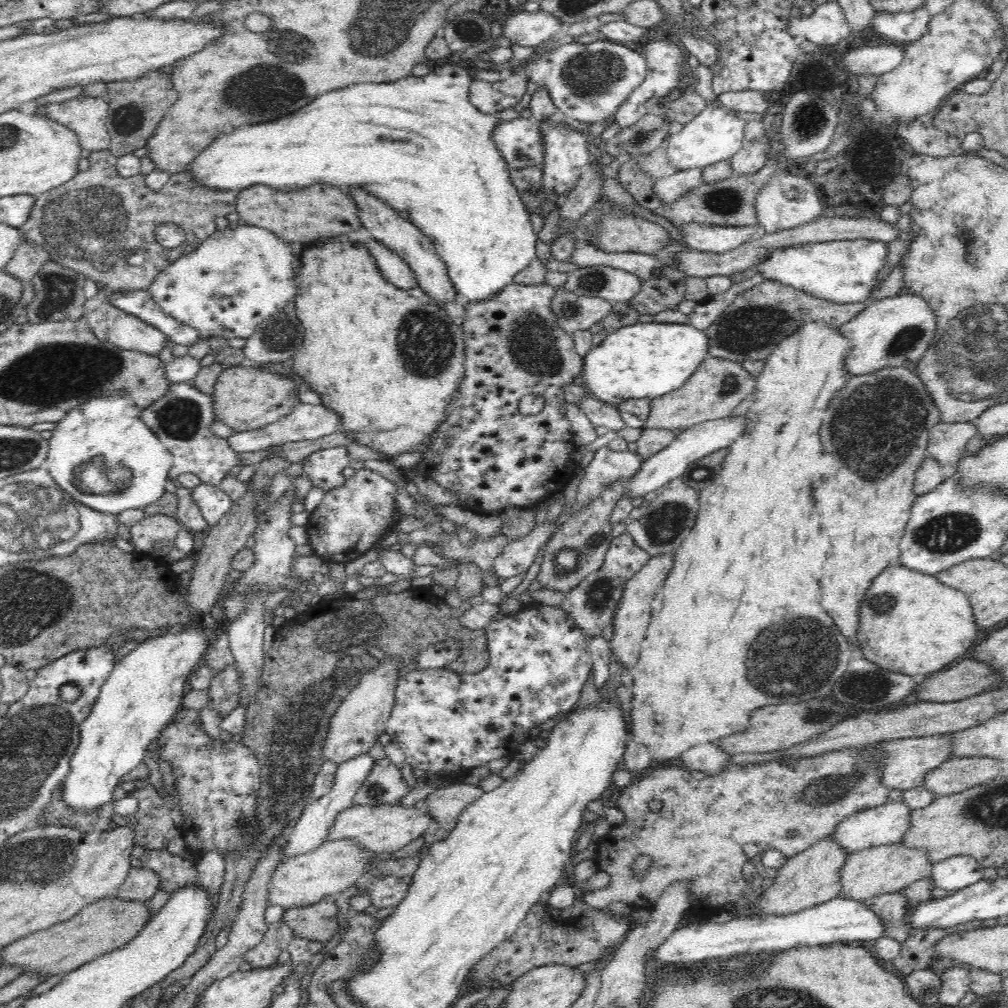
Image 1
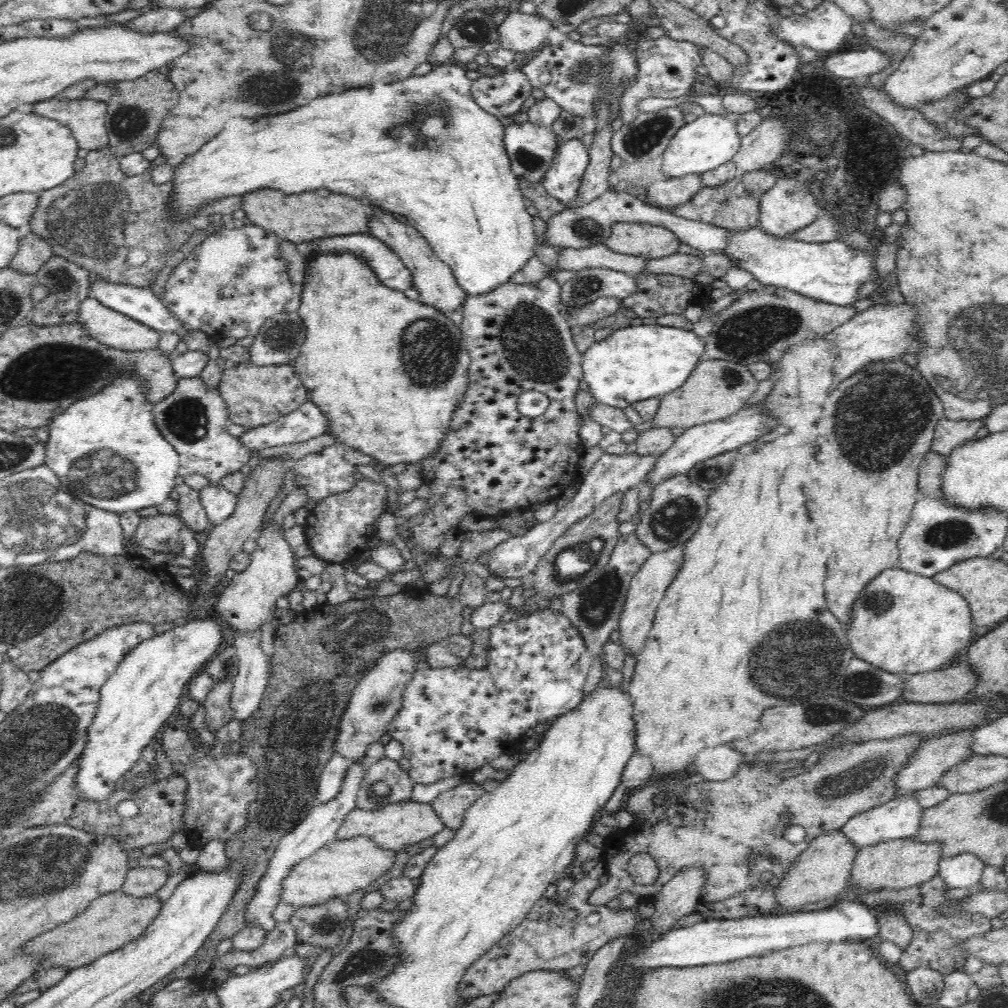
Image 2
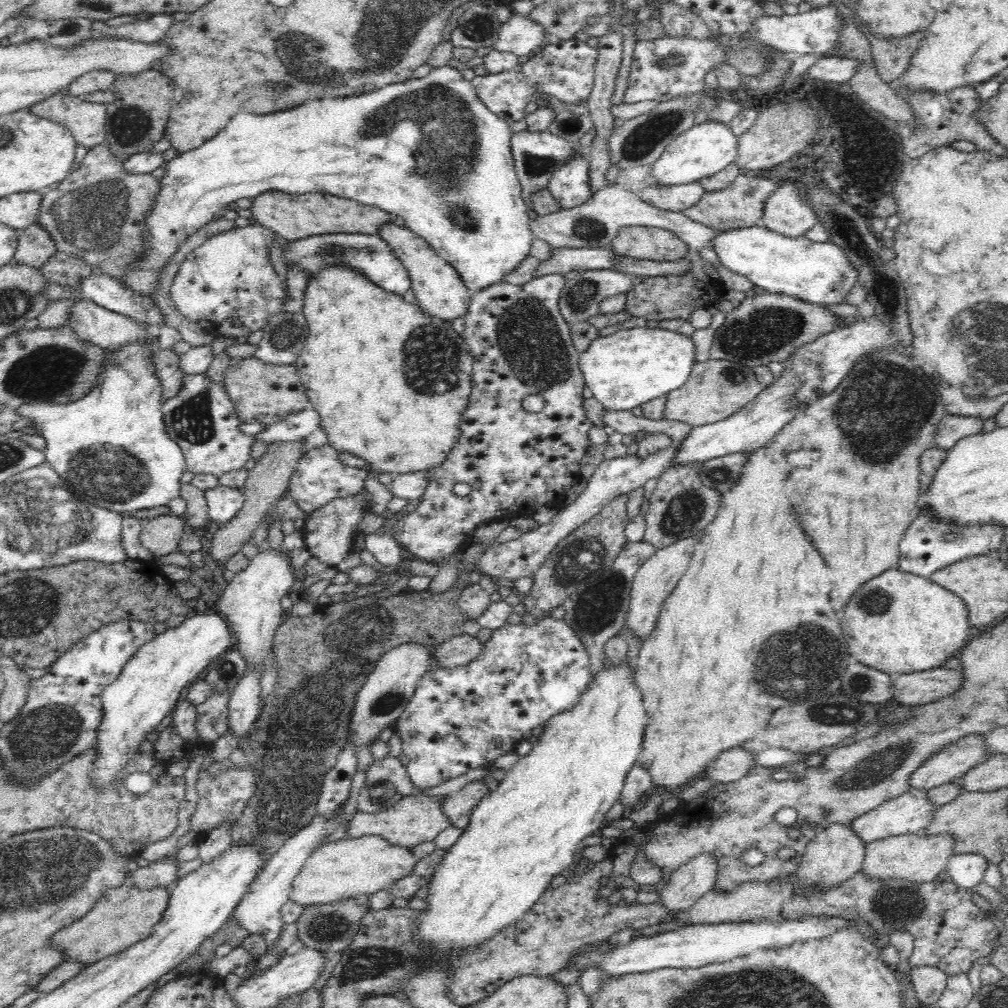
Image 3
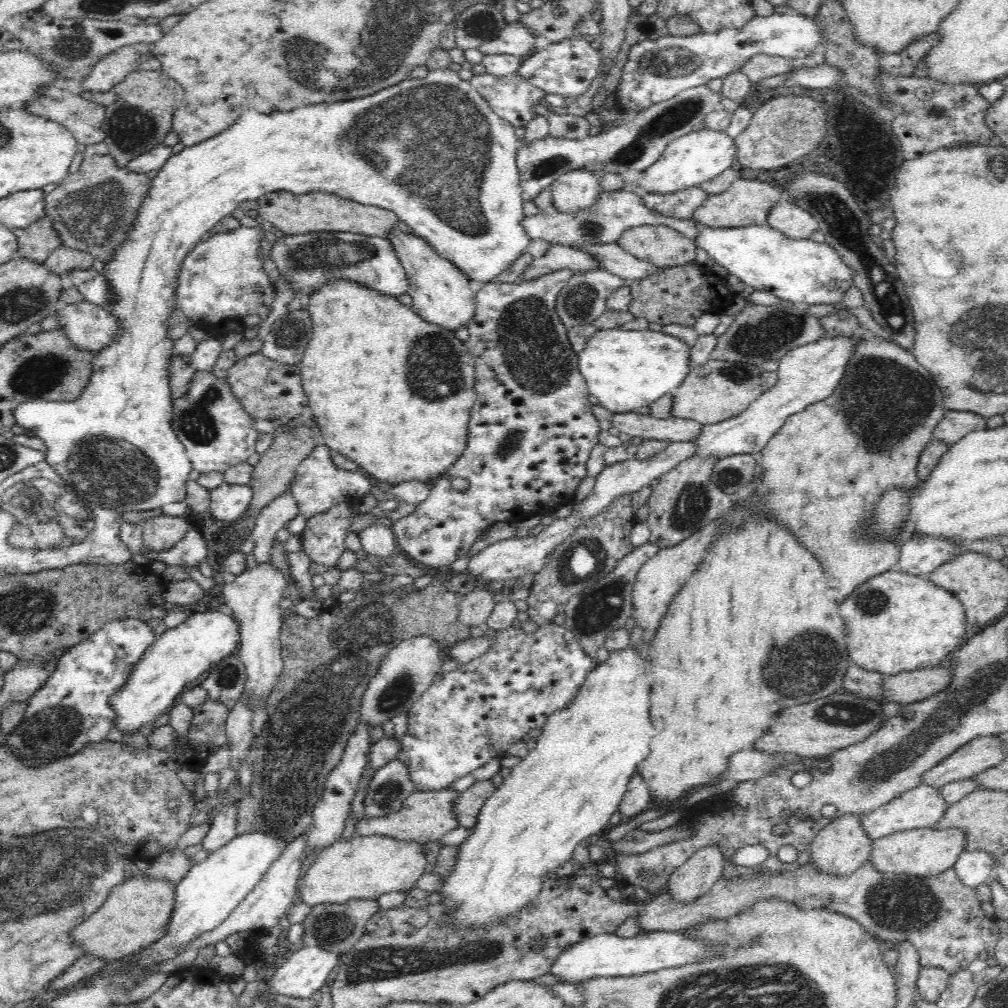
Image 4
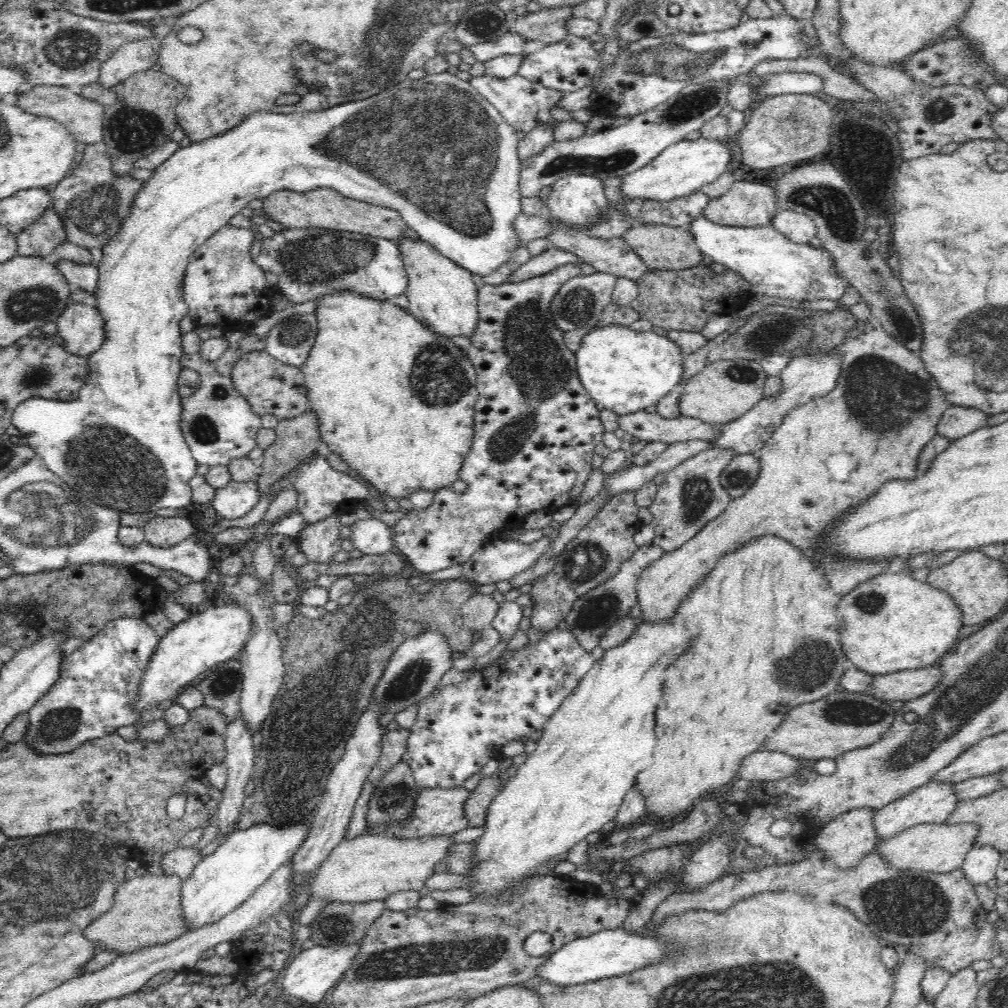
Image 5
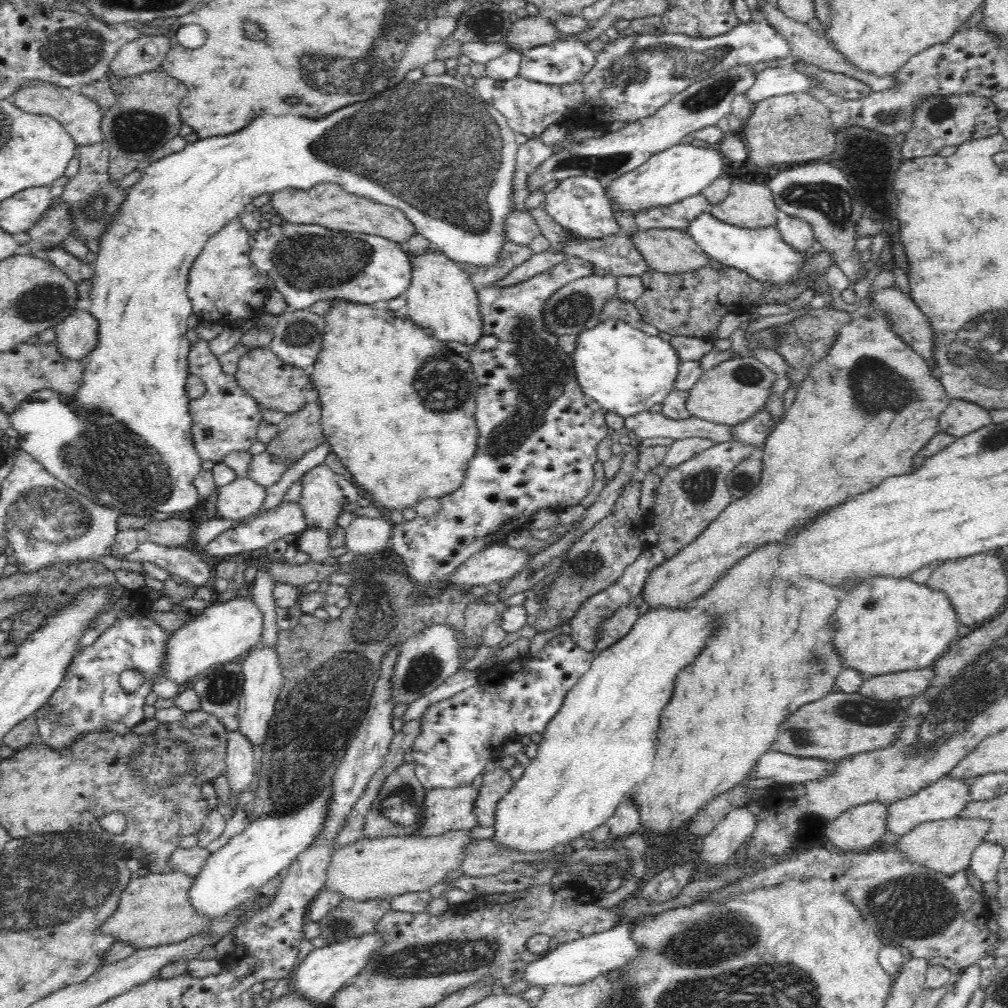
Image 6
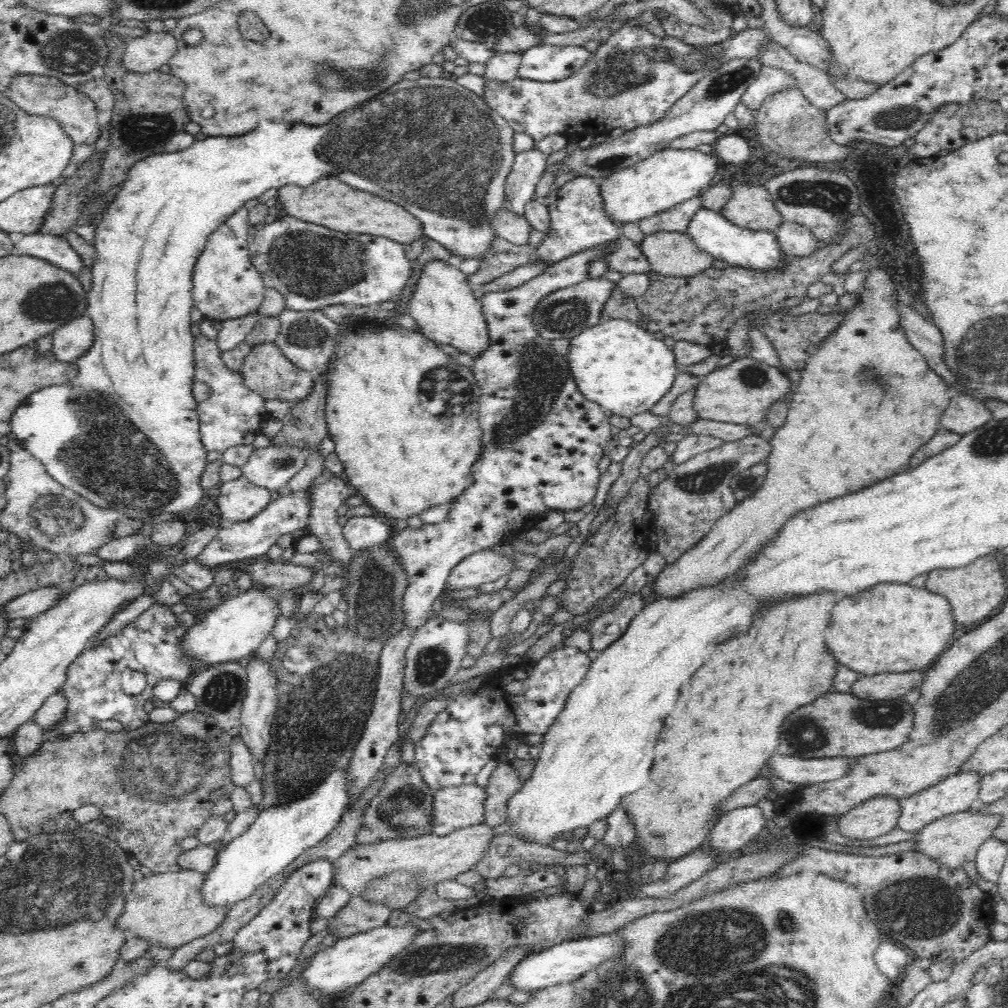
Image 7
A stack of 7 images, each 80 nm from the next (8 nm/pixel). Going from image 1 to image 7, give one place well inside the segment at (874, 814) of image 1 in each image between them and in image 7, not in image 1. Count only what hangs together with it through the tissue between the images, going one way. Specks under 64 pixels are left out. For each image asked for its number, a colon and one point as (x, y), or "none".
2: (899, 818)
3: (909, 813)
4: (922, 806)
5: (932, 803)
6: (945, 798)
7: (955, 793)

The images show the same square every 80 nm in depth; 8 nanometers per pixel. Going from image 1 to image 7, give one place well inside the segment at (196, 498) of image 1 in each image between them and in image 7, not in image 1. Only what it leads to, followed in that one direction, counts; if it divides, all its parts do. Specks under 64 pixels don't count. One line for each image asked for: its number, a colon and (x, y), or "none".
2: (219, 503)
3: (224, 503)
4: (229, 502)
5: (233, 501)
6: (243, 497)
7: (240, 500)

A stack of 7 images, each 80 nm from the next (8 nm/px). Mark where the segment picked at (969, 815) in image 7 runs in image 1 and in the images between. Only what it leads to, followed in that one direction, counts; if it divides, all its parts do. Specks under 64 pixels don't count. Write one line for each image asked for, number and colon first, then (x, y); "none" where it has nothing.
1: (883, 869)
2: (896, 864)
3: (917, 858)
4: (924, 852)
5: (940, 848)
6: (945, 846)

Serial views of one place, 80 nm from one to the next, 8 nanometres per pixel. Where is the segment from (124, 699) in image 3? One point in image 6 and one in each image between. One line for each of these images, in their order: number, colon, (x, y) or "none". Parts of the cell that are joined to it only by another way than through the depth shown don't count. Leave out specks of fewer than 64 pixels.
4: (178, 656)
5: (203, 640)
6: (223, 632)

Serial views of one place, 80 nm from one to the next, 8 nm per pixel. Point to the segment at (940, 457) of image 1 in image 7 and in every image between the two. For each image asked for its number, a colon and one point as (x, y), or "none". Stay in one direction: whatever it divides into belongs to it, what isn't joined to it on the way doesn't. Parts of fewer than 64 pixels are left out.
2: (949, 434)
3: (952, 429)
4: (956, 424)
5: (957, 422)
6: (960, 418)
7: (965, 414)

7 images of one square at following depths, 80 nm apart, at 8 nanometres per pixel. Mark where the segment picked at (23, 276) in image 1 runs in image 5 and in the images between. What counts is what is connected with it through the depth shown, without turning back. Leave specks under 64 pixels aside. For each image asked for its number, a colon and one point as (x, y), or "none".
2: (33, 252)
3: (35, 246)
4: (37, 241)
5: (39, 239)

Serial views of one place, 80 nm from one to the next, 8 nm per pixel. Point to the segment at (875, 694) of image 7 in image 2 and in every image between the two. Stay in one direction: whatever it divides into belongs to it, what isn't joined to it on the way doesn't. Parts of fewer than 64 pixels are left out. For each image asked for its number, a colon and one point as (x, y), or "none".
2: (946, 685)
3: (916, 688)
4: (907, 687)
5: (906, 686)
6: (885, 687)

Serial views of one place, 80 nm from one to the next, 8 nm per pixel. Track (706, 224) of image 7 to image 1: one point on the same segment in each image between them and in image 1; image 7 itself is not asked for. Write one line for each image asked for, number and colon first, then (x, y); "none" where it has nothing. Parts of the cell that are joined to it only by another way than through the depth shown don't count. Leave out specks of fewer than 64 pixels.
1: (841, 271)
2: (832, 272)
3: (817, 272)
4: (803, 271)
5: (774, 265)
6: (761, 253)

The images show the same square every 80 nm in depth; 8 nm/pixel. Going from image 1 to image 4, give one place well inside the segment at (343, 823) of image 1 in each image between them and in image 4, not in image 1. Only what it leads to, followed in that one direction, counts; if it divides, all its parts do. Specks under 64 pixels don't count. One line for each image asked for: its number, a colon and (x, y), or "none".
2: (395, 826)
3: (418, 818)
4: (425, 815)

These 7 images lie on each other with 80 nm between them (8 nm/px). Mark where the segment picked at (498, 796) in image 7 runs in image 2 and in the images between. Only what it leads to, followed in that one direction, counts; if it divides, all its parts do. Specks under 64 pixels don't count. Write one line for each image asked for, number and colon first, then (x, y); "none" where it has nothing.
2: (450, 806)
3: (457, 806)
4: (466, 807)
5: (475, 808)
6: (496, 783)

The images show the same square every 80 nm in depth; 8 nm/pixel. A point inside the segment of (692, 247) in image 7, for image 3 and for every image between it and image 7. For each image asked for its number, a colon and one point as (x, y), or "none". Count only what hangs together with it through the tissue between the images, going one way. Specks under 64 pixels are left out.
3: (643, 242)
4: (662, 246)
5: (667, 247)
6: (671, 251)

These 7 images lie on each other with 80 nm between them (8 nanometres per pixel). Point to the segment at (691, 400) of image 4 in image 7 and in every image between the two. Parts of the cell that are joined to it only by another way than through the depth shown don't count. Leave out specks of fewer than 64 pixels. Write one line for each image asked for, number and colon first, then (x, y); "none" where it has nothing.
5: (724, 390)
6: (733, 391)
7: (742, 393)

